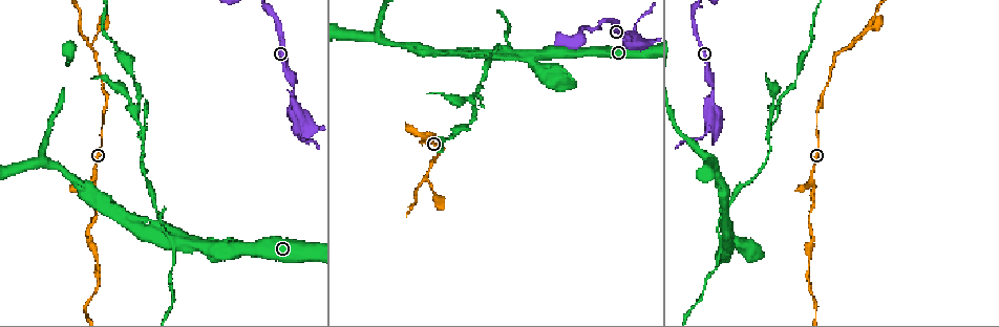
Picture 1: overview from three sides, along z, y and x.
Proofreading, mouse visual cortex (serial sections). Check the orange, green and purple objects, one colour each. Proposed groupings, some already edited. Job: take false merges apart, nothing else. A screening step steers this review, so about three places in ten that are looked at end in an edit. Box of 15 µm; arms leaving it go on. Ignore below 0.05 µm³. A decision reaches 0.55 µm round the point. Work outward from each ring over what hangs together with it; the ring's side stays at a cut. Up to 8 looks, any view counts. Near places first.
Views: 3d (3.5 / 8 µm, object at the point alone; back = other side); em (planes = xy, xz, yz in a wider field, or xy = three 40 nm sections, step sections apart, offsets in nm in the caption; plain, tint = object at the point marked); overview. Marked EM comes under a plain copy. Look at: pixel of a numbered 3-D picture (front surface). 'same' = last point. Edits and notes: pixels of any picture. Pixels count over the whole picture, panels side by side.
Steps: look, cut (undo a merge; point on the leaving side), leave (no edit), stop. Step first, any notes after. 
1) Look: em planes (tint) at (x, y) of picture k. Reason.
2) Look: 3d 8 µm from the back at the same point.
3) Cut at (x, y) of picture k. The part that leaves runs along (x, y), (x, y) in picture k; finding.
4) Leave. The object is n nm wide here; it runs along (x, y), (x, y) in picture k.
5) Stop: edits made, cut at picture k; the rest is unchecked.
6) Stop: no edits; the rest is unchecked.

Look: 3d 3.5 µm from the back at (513, 52) of picture 1.

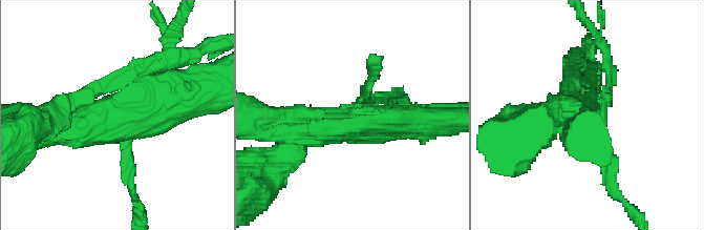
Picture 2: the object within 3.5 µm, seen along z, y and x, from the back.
Look: em planes (tint) at (364, 119) of picture 2. Shape alone is not enough.

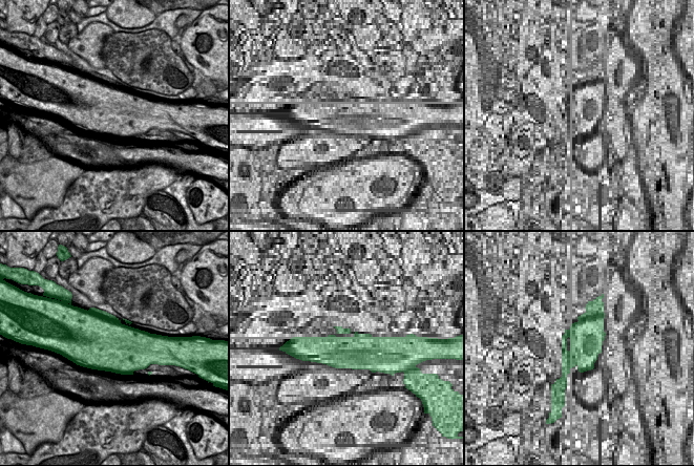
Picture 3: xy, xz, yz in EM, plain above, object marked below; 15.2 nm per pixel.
Leave. The object is 900 nm wide here; it runs along (62, 124), (197, 88) in picture 2; one cell here.

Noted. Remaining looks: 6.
Look: 3d 8 µm at (134, 115) of picture 1. Branch point.

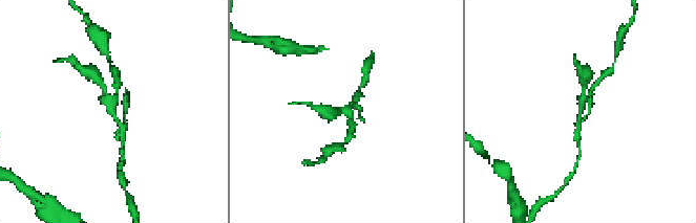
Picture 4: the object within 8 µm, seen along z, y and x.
Look: 3d 3.5 µm at (110, 110) of picture 4.

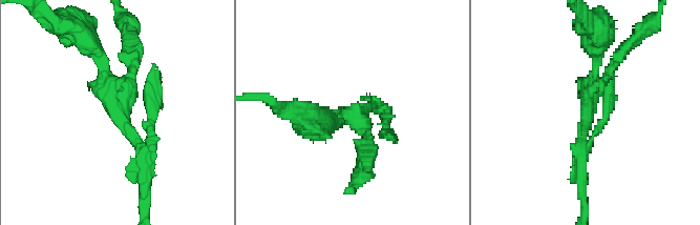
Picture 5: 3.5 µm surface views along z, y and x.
Look: em xy step 3 (tint) at (355, 112) of picture 5.

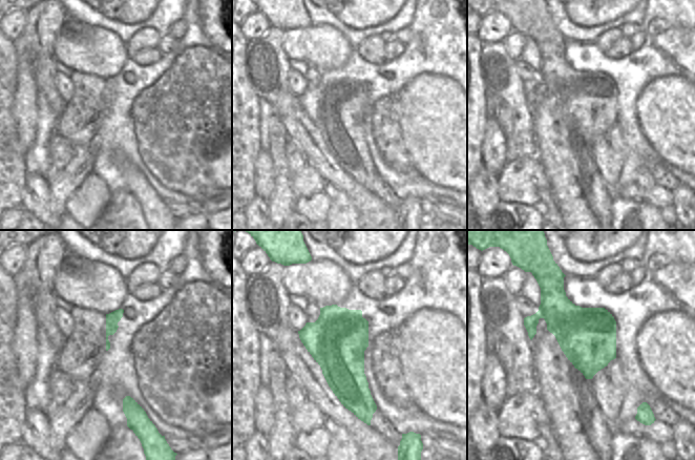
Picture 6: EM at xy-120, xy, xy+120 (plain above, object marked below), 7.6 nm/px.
Leave. It runs along (581, 176), (590, 101), (622, 53) in picture 5; all the same cell.

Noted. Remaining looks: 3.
Look: 3d 8 µm at (94, 180) of picture 1. Side arm on a straight run.

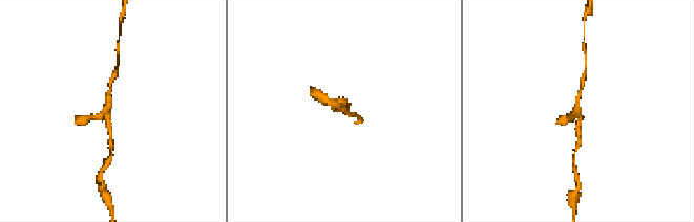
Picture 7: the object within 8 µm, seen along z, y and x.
Look: em xy step 3 (tint) at (577, 108) of picture 7. Shape alone is not enough.

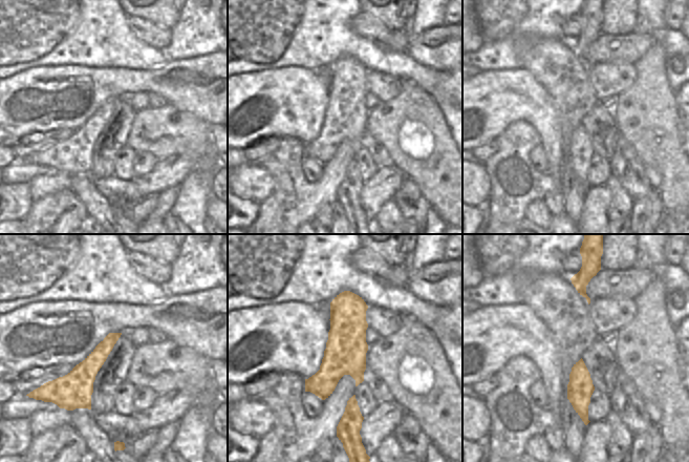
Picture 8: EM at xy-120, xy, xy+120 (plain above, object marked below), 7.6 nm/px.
Leave. It runs along (583, 81), (576, 104), (579, 138) in picture 7; one cell here.

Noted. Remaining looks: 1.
Stop: no edits; the rest is unchecked.

